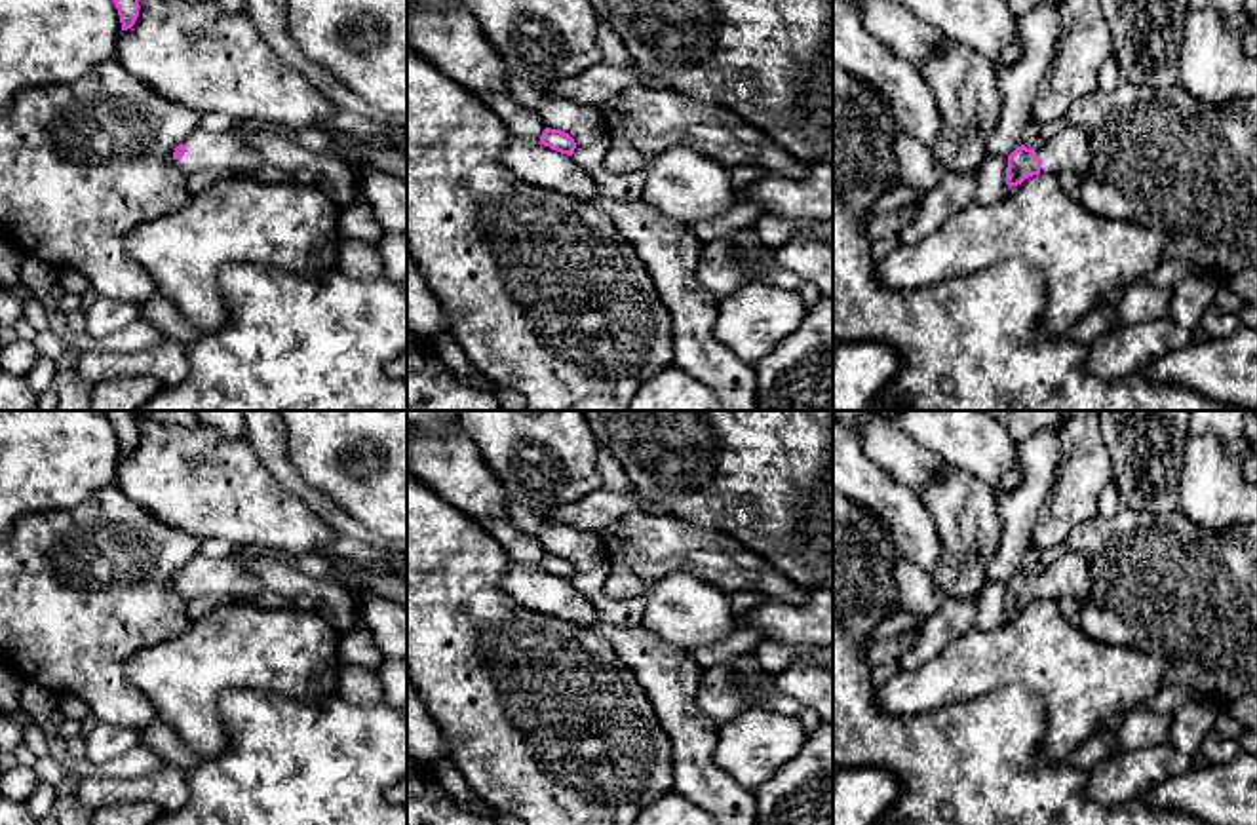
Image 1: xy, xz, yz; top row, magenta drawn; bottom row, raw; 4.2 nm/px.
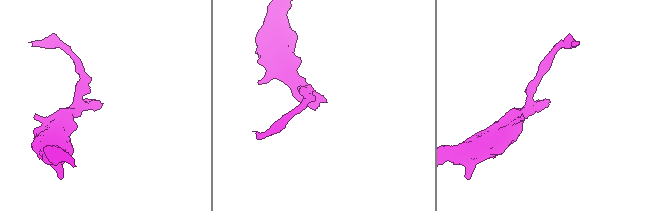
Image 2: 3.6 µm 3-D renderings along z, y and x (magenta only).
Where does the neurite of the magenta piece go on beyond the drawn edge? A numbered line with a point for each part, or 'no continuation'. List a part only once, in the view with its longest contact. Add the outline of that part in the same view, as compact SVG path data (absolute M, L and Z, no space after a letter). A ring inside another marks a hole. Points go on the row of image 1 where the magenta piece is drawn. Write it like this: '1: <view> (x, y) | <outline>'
1: yz (1069, 151) | M1067 127L1054 135L1044 146L1035 148L1042 160L1040 175L1059 175L1073 171L1084 175L1090 167L1090 139L1078 127Z

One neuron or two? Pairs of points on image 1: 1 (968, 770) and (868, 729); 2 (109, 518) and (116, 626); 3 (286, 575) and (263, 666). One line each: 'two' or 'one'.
1: one
2: one
3: two

